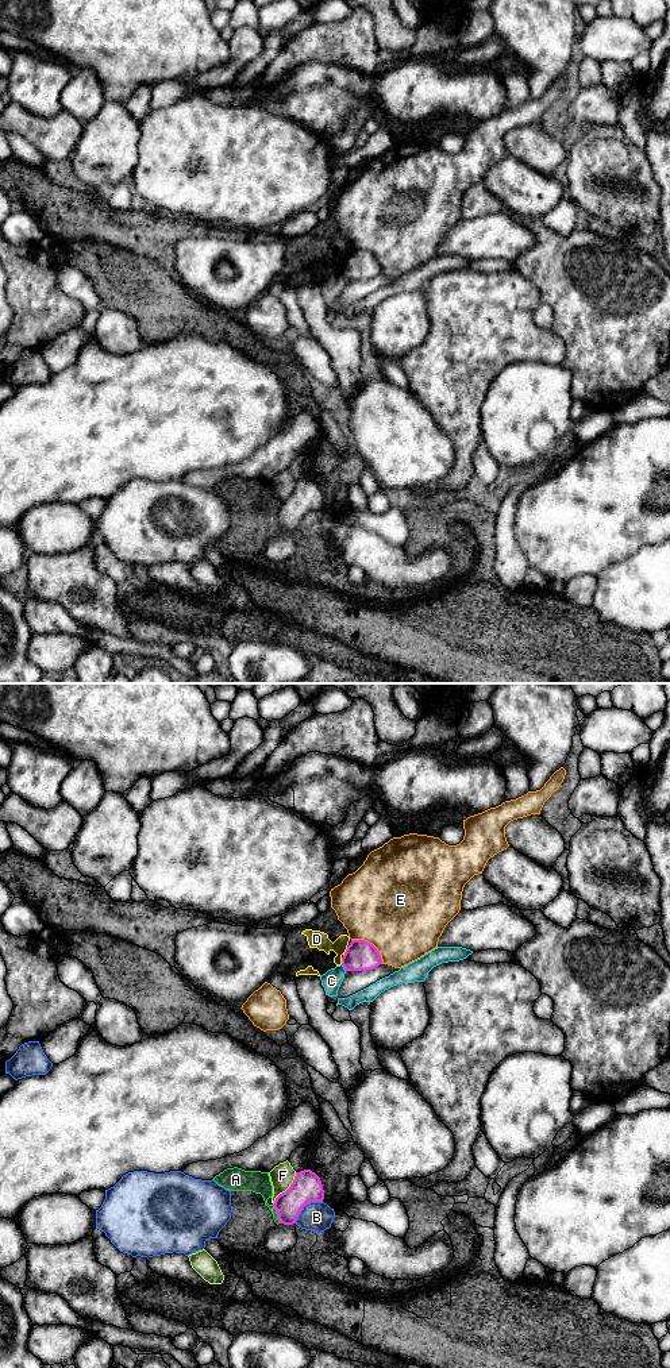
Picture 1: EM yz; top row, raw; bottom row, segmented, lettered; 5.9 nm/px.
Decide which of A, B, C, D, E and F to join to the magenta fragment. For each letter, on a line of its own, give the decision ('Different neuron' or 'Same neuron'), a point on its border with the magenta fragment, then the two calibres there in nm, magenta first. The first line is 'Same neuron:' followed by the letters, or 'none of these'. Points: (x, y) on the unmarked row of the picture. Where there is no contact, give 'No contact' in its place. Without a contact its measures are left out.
Same neuron: none of these
A: Different neuron. Touches magenta at yz (277, 521). Thickness 180 nm (magenta) against 130 nm
B: Different neuron. Touches magenta at yz (304, 513). Thickness 180 nm (magenta) against 180 nm
C: Different neuron. Touches magenta at yz (343, 274). Thickness 180 nm (magenta) against 120 nm
D: Different neuron. Touches magenta at yz (346, 259). Thickness 180 nm (magenta) against 110 nm
E: Different neuron. Touches magenta at yz (372, 253). Thickness 180 nm (magenta) against 500 nm
F: Different neuron. Touches magenta at yz (288, 497). Thickness 180 nm (magenta) against 140 nm

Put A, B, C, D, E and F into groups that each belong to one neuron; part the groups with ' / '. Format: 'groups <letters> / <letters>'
groups A / B / C / D / E / F

